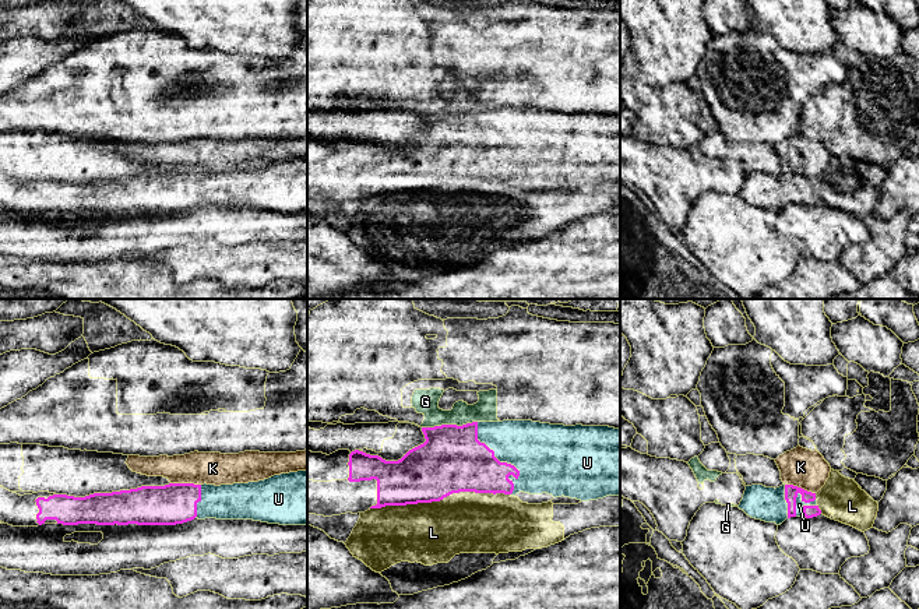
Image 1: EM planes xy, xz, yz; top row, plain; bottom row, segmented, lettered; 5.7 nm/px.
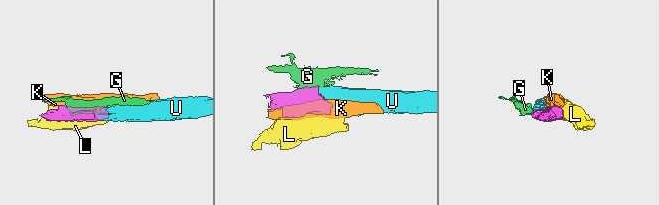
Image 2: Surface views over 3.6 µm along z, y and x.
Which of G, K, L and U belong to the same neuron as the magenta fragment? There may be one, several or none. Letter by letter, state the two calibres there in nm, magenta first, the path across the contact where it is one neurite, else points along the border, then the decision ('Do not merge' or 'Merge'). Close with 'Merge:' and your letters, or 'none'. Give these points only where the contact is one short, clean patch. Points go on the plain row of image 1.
G: Thickness 380 nm (magenta) against 140 nm. Boundary: xz (476, 108), (461, 112), (422, 115). Do not merge
K: Thickness 240 nm (magenta) against 190 nm. Do not merge
L: Thickness 380 nm (magenta) against 360 nm. Do not merge
U: Thickness 320 nm (magenta) against 360 nm. Merge
Merge: U

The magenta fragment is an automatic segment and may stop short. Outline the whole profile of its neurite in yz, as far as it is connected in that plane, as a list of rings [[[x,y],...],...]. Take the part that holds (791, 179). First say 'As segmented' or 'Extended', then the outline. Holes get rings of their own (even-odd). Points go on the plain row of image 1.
Extended. [[[785,170],[777,176],[763,172],[746,173],[739,196],[751,205],[777,212],[791,204],[813,205],[821,201],[816,180]]]

